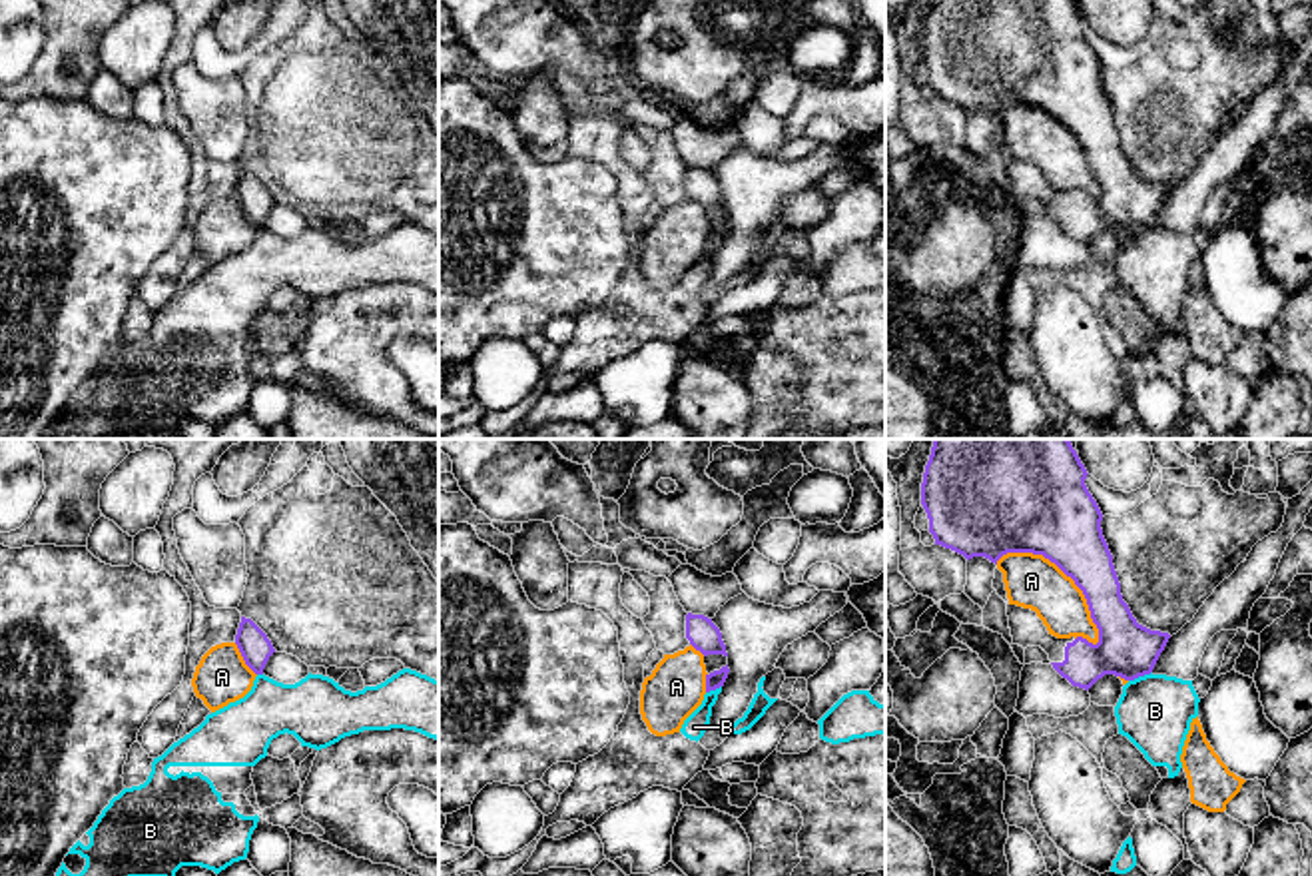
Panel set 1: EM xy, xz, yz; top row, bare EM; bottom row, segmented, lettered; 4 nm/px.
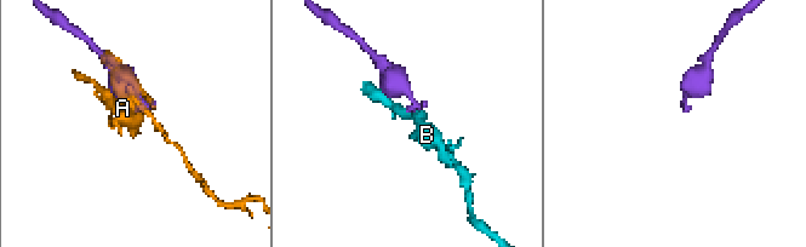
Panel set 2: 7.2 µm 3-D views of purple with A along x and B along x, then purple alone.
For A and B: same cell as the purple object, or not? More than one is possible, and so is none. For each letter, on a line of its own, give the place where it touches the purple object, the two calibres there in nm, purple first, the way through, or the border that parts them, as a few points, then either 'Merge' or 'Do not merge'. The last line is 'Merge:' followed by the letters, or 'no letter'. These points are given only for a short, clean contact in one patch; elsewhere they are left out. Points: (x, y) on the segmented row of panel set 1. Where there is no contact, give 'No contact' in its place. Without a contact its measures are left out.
A: Touches purple at yz (1065, 573). Thickness 340 nm (purple) against 220 nm. Do not merge
B: Touches purple at yz (1139, 675). Thickness 220 nm (purple) against 300 nm. Boundary: yz (1151, 671), (1129, 681). Do not merge
Merge: no letter

